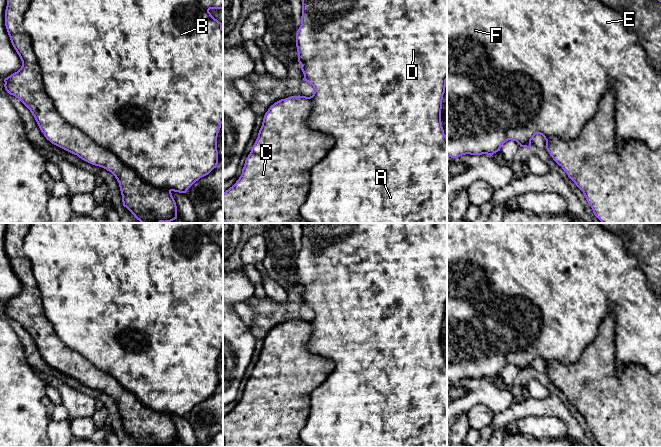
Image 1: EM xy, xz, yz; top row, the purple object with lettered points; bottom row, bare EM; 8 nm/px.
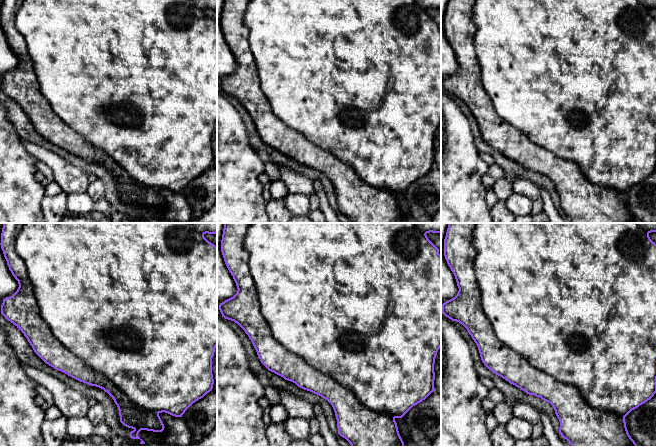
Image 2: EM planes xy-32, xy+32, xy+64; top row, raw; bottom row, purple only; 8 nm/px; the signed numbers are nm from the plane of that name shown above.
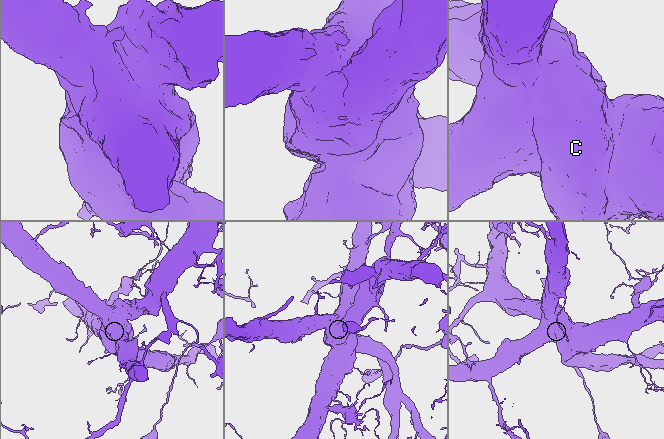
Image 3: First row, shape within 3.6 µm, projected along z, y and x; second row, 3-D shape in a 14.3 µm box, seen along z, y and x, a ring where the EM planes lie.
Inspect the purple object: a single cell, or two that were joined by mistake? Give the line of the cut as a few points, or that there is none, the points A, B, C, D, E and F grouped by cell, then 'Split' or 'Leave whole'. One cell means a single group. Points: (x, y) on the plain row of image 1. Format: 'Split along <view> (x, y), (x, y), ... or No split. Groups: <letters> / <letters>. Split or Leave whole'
Split along xy (30, 223), (23, 252), (56, 335), (143, 404), (170, 415). Groups: A B D E F / C. Split

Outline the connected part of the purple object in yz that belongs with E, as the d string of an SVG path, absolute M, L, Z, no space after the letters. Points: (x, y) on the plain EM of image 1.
M447 223L447 381L457 382L462 379L482 379L492 380L500 375L501 370L508 364L516 365L520 371L531 371L531 364L536 358L540 358L547 364L556 360L565 364L572 364L577 361L584 349L592 343L598 333L599 326L609 311L613 311L616 317L615 345L616 345L616 365L618 369L628 364L638 364L644 366L651 374L661 371L661 294L658 295L649 286L648 280L641 270L635 257L630 255L624 247L624 243L616 234L609 232L598 223Z

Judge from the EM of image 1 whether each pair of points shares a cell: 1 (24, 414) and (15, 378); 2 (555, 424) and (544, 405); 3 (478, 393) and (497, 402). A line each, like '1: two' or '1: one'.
1: one
2: two
3: one

